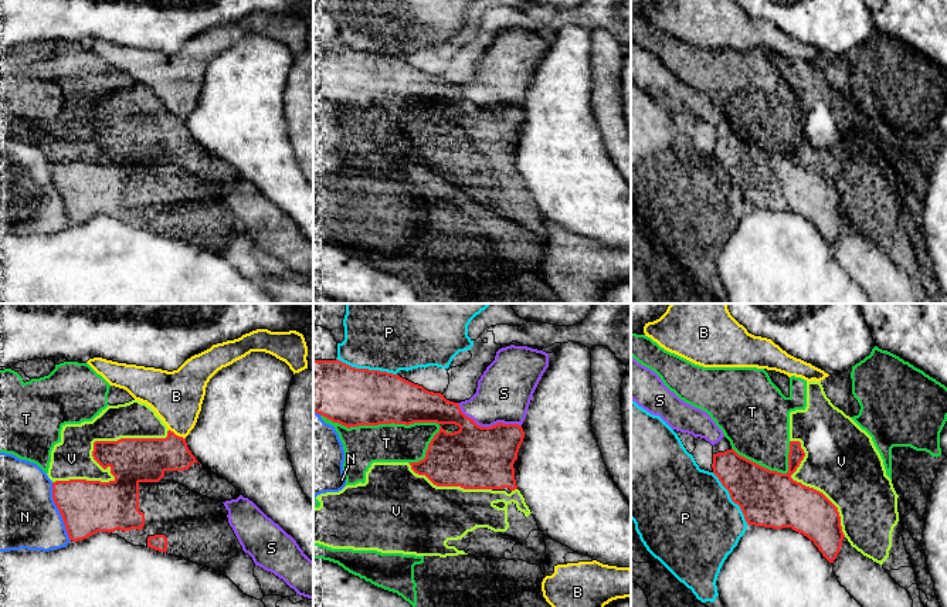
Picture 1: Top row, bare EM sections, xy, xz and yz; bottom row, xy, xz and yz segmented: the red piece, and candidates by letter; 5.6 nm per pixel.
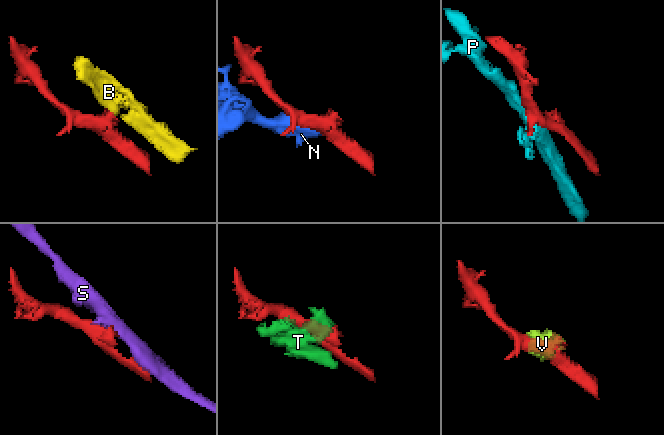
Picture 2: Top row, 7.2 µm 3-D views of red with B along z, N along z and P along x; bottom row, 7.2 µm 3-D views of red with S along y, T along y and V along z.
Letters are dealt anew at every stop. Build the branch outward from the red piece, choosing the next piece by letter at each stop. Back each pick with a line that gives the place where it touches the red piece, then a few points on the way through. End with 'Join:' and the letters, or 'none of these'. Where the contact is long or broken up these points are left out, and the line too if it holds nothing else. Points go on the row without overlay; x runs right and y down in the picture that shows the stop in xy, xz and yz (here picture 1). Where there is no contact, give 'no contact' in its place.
Join: none of these

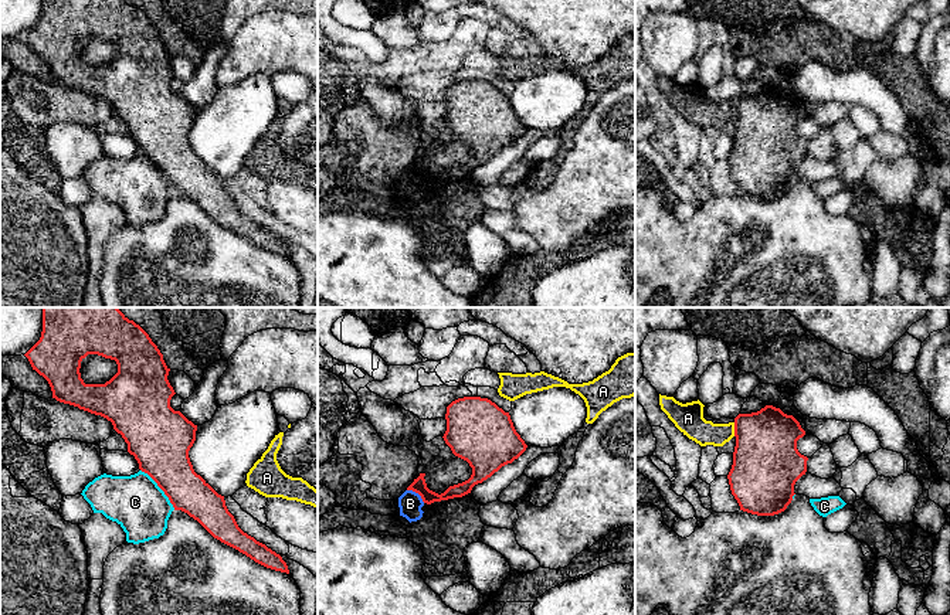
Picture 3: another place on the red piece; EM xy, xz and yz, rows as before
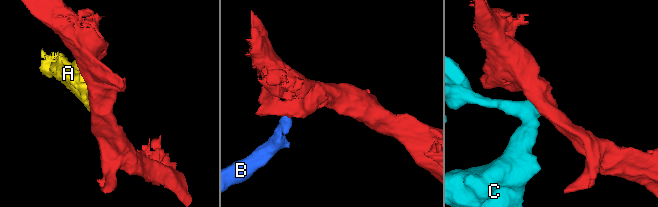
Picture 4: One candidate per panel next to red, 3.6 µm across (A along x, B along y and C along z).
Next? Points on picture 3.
Join: none of these

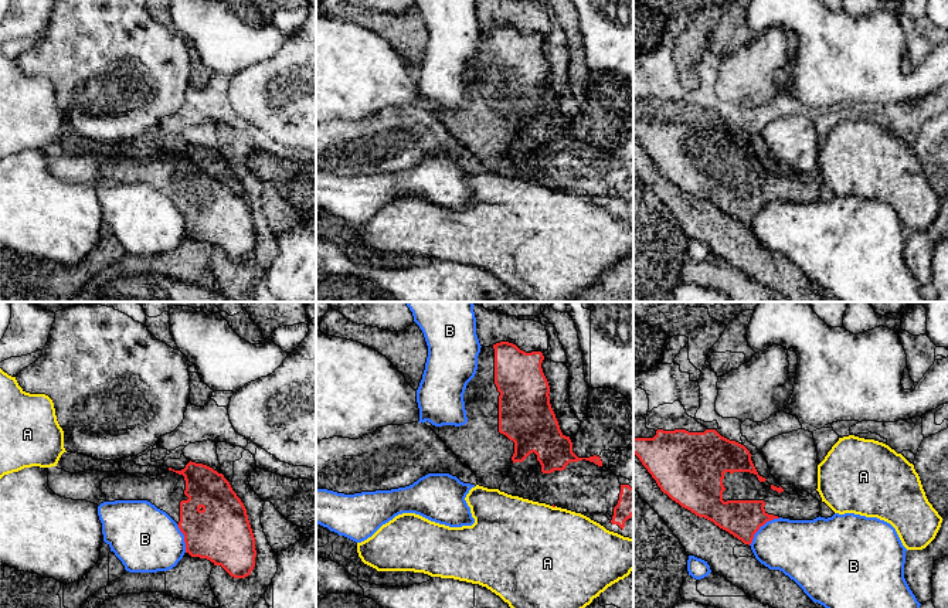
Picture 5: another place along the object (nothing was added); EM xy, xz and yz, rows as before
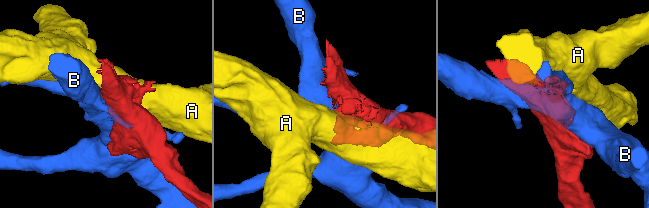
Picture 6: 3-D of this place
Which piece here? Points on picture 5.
Join: none of these

